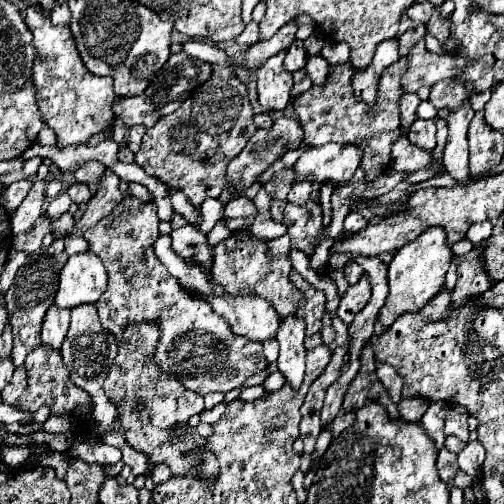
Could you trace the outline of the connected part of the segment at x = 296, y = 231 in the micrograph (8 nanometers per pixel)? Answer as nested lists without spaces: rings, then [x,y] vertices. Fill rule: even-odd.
[[[308,200],[302,206],[288,204],[284,210],[284,224],[288,228],[288,236],[292,238],[292,246],[302,250],[304,254],[312,254],[310,244],[318,238],[322,230],[322,208],[314,200]]]

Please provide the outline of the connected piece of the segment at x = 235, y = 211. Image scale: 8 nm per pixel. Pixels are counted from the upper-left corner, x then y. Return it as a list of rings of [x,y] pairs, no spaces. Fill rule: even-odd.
[[[238,196],[238,198],[232,198],[232,200],[226,204],[226,210],[224,210],[224,218],[238,218],[238,216],[244,216],[244,218],[256,216],[256,208],[254,208],[254,202],[252,202],[252,200],[248,200],[246,196]]]

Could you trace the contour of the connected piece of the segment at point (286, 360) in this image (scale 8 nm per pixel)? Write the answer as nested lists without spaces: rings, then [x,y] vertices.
[[[288,316],[278,330],[278,344],[280,344],[280,356],[278,356],[278,370],[286,378],[286,384],[292,386],[292,390],[300,390],[302,378],[304,378],[304,330],[306,324],[298,316]]]

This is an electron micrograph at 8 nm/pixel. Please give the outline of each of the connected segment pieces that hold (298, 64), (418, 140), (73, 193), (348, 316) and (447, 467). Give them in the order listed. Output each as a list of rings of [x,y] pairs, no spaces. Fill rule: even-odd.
[[[294,40],[292,46],[286,52],[284,68],[288,68],[290,72],[296,72],[296,70],[304,68],[304,64],[306,64],[306,50],[304,50],[304,46],[302,46],[300,40]]]
[[[416,120],[408,134],[410,142],[422,150],[432,150],[436,146],[436,124],[434,120]]]
[[[72,184],[72,186],[66,190],[66,194],[68,194],[68,196],[72,198],[72,202],[76,202],[76,204],[88,202],[88,200],[92,198],[92,194],[90,194],[90,190],[88,190],[86,184]]]
[[[364,272],[362,278],[356,284],[348,286],[348,292],[344,292],[336,314],[342,318],[344,324],[350,324],[354,316],[366,306],[368,300],[370,300],[370,280],[368,280],[368,274]]]
[[[440,448],[438,452],[438,472],[440,472],[440,478],[446,482],[446,484],[452,484],[456,474],[458,474],[458,464],[456,464],[456,454],[446,450],[446,448]]]

